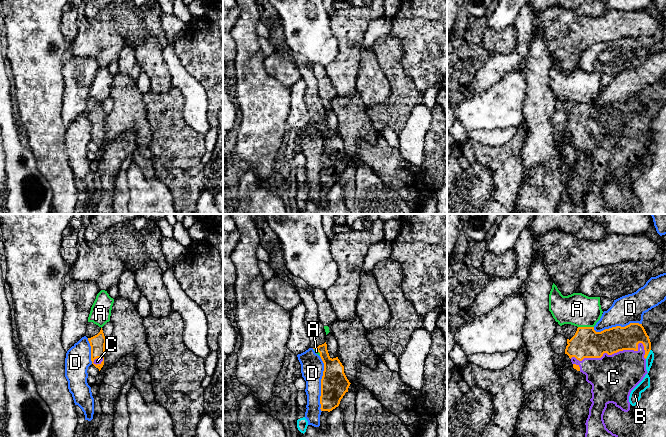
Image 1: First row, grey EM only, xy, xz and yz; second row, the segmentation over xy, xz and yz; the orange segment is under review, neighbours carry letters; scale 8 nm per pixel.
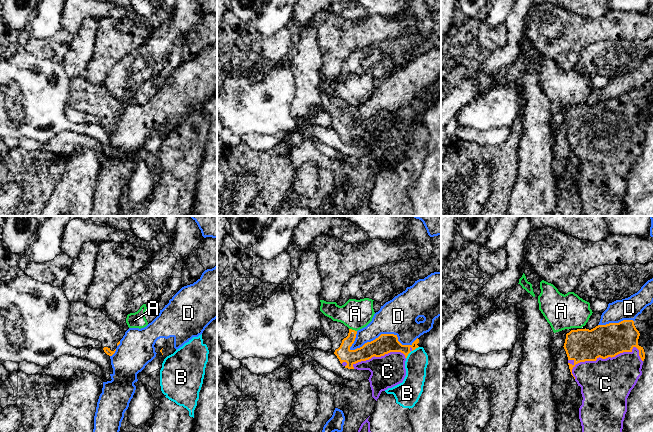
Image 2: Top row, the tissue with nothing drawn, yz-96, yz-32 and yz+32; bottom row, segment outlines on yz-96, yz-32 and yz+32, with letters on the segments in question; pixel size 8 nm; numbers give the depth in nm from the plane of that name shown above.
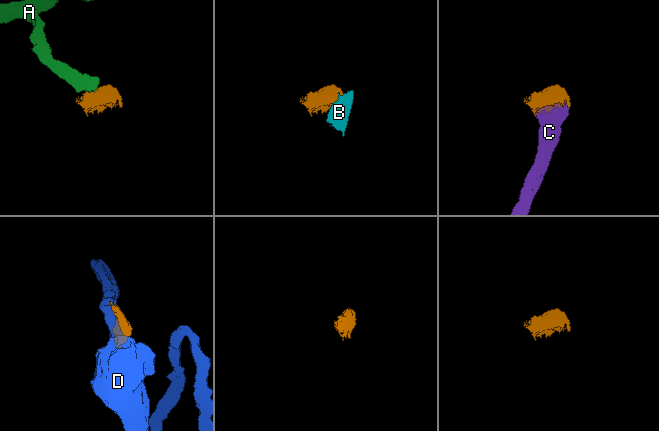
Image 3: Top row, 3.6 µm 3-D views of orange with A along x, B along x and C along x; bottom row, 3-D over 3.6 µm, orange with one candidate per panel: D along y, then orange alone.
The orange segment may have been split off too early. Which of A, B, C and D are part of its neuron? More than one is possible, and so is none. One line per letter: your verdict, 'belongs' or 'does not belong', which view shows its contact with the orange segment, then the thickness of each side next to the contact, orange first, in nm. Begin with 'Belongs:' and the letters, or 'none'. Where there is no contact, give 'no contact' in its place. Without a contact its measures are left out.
Belongs: C
A: does not belong; contact in yz; calibres 240 and 260 nm
B: does not belong; contact in yz; calibres 190 and 80 nm
C: belongs; contact in yz; calibres 240 and 360 nm
D: does not belong; contact in xz; calibres 220 and 190 nm

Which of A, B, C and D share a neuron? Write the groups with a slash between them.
A / B / C / D

